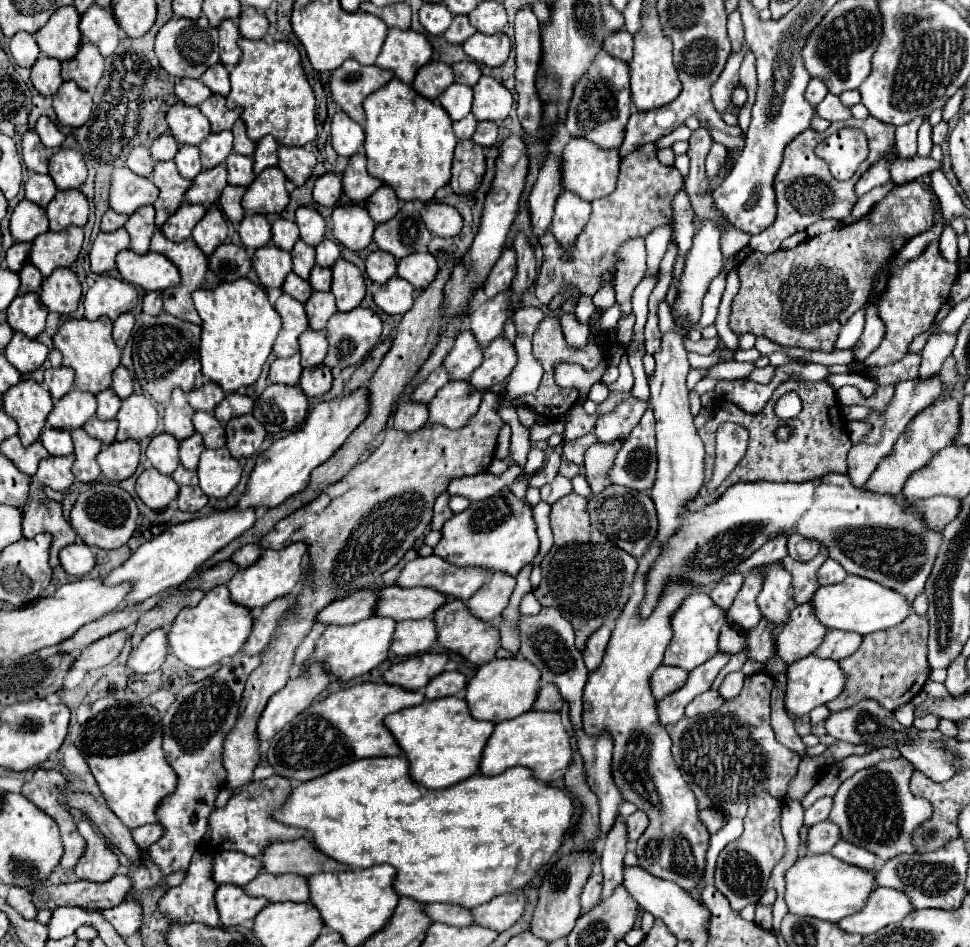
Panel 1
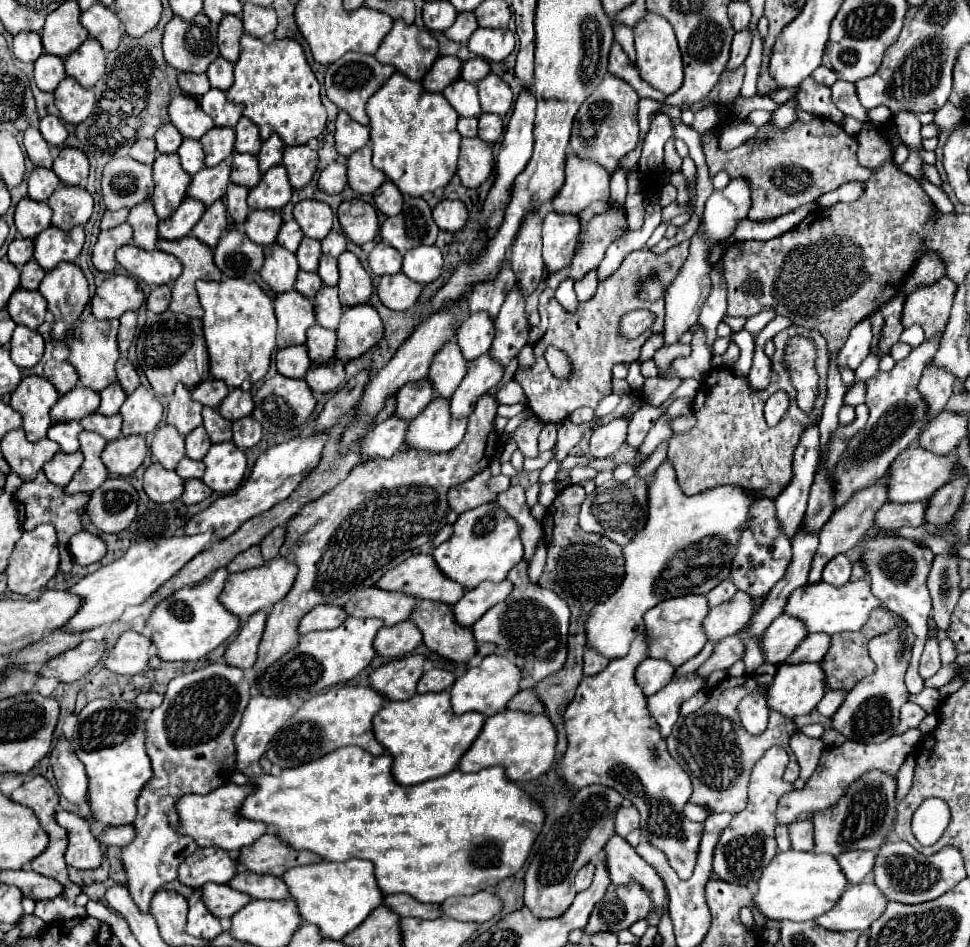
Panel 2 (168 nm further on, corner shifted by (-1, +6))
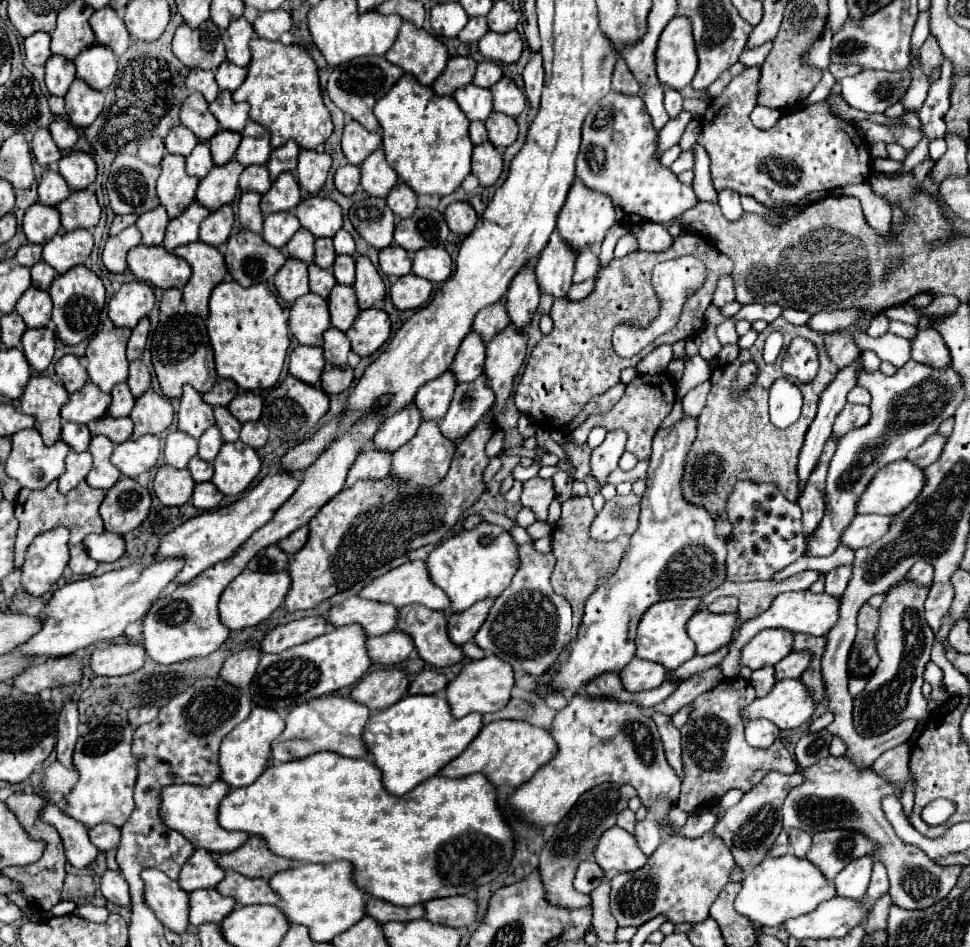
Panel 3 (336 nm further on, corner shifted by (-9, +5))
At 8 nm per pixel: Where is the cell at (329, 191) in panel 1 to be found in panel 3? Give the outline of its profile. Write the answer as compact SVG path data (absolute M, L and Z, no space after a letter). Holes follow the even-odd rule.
M350 163L340 165L334 177L334 183L342 195L354 195L360 185L360 167L350 165Z

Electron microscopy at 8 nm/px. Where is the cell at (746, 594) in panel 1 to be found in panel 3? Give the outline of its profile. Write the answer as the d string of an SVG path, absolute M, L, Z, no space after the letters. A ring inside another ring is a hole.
M710 611L692 615L686 623L686 631L696 645L696 653L706 655L726 645L732 637L736 619L738 615L714 615Z

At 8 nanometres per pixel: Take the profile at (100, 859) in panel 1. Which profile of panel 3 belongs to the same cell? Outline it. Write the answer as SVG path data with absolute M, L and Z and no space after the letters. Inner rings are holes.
M48 803L42 807L40 819L50 823L52 827L56 827L56 831L60 833L68 863L82 869L90 861L94 861L98 849L90 843L88 829L82 823L78 823L76 819L70 819L70 815L62 813L54 803Z

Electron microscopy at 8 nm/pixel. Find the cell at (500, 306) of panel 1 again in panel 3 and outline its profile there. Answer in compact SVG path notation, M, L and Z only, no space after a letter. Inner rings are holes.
M470 331L462 341L452 363L452 373L456 377L456 383L470 383L476 377L480 377L484 359L486 359L484 343L474 331Z

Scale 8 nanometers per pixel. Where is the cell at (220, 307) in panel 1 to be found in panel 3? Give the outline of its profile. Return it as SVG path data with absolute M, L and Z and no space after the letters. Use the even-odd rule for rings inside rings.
M236 281L218 283L210 295L206 327L220 377L236 381L246 391L270 389L278 383L290 347L288 317L264 285L242 287Z

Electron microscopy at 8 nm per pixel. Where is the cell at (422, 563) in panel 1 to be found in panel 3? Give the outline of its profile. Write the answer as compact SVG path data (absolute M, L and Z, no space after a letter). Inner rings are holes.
M410 561L410 563L404 563L384 575L376 577L372 583L368 583L358 593L358 597L370 599L370 601L380 601L380 603L392 603L398 609L404 605L424 605L428 609L444 611L448 607L448 599L446 599L444 591L438 591L438 587L434 587L434 583L428 579L428 571L426 571L424 561Z

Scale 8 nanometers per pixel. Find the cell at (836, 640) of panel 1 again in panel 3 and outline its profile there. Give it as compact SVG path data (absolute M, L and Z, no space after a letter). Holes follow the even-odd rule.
M808 651L790 653L782 661L778 661L778 665L774 665L774 677L776 677L776 681L798 679L802 675L802 671L808 667L808 663L810 663Z

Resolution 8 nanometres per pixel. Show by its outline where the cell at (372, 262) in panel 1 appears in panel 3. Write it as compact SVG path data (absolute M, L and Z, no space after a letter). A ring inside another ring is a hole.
M392 243L380 251L380 269L388 277L402 277L412 271L412 259L406 249Z

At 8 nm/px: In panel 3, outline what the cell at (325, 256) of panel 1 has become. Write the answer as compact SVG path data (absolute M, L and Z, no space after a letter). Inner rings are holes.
M340 229L340 231L336 233L336 237L334 237L334 249L336 249L336 253L338 253L338 255L340 255L340 253L356 255L354 239L352 239L352 235L350 235L348 231L344 231L344 229Z

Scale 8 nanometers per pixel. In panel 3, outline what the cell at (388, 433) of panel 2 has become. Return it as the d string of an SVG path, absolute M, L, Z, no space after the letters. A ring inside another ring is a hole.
M368 447L366 451L362 451L362 455L356 459L356 463L350 467L344 489L352 487L356 481L386 479L390 473L390 459L392 459L392 455Z

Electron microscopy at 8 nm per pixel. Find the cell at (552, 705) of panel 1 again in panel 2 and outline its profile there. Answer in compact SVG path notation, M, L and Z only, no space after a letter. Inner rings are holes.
M532 688L520 690L510 702L508 706L510 710L522 710L522 712L534 712L534 714L542 714L546 708L542 706L542 700L538 698L538 694L534 694Z

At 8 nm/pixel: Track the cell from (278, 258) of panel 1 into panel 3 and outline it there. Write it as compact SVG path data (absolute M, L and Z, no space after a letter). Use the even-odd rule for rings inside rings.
M288 259L284 267L276 273L274 285L276 285L278 295L284 301L294 303L298 297L310 291L308 289L308 265L298 259Z

